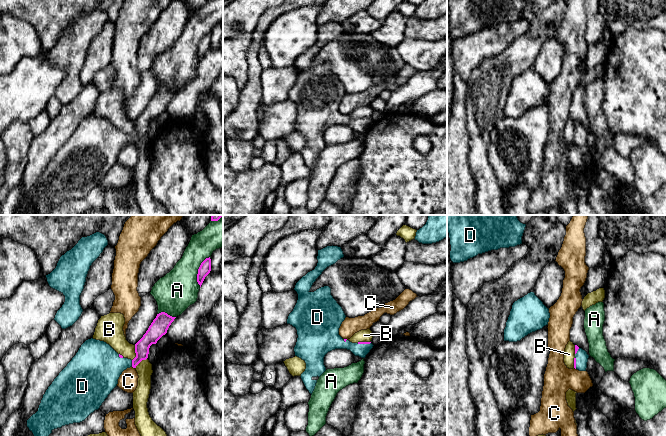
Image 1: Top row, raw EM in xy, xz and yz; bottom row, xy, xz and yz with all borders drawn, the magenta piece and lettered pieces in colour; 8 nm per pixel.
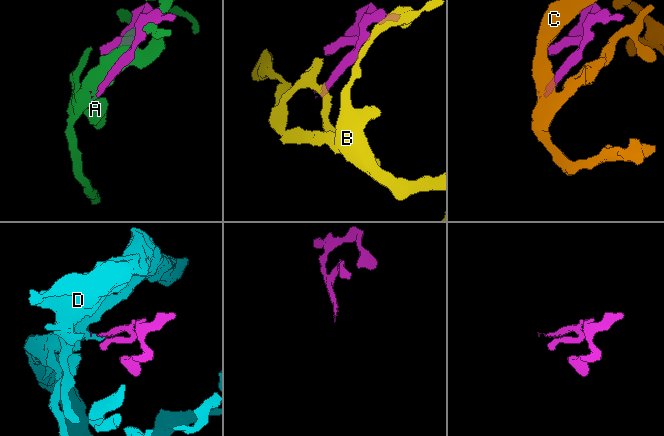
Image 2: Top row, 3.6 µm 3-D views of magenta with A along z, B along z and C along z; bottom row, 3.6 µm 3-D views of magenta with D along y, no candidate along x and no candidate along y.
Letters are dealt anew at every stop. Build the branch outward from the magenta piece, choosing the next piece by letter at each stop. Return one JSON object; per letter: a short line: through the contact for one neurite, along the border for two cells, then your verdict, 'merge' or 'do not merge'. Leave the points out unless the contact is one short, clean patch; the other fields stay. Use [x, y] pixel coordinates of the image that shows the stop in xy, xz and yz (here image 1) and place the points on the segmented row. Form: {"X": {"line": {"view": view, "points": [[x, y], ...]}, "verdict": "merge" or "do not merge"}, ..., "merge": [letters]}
{"A": {"verdict": "do not merge"}, "B": {"line": {"view": "xy", "points": [[135, 345], [135, 357], [132, 360]]}, "verdict": "do not merge"}, "C": {"line": {"view": "xy", "points": [[132, 366], [134, 368]]}, "verdict": "do not merge"}, "D": {"line": {"view": "xy", "points": [[142, 346], [142, 353], [132, 363], [116, 363], [101, 366]]}, "verdict": "merge"}, "merge": ["D"]}

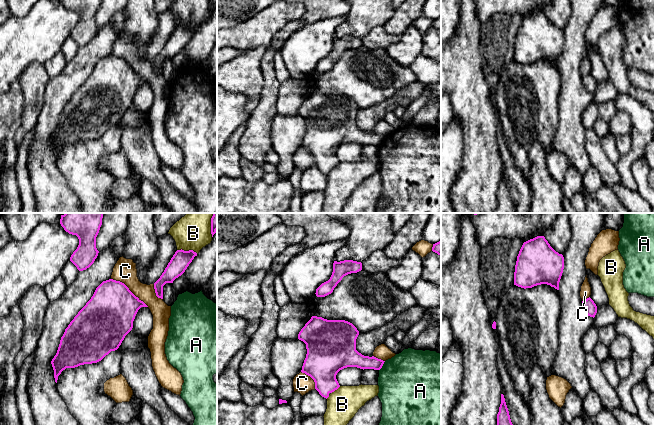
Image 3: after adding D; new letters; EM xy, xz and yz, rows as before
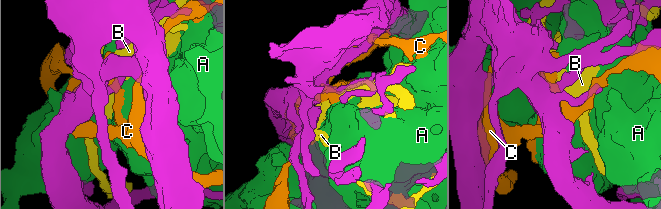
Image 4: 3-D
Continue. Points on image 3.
{"A": {"verdict": "do not merge"}, "B": {"verdict": "do not merge"}, "C": {"verdict": "do not merge"}, "merge": []}

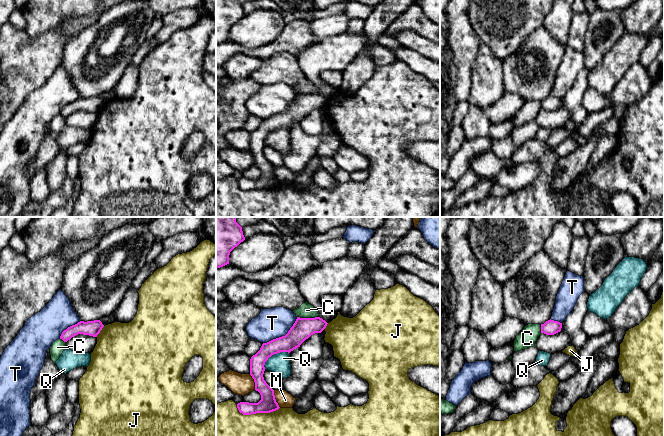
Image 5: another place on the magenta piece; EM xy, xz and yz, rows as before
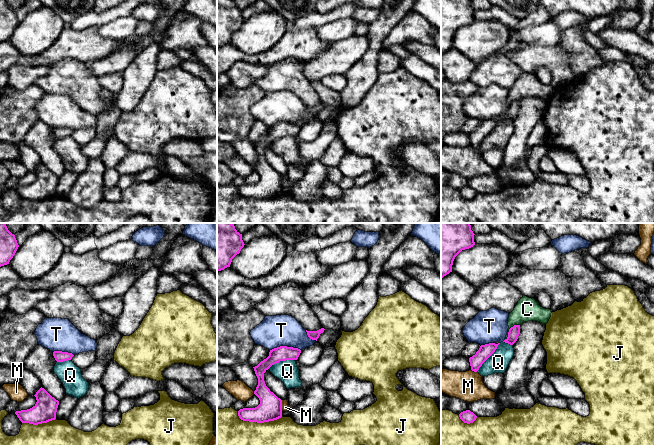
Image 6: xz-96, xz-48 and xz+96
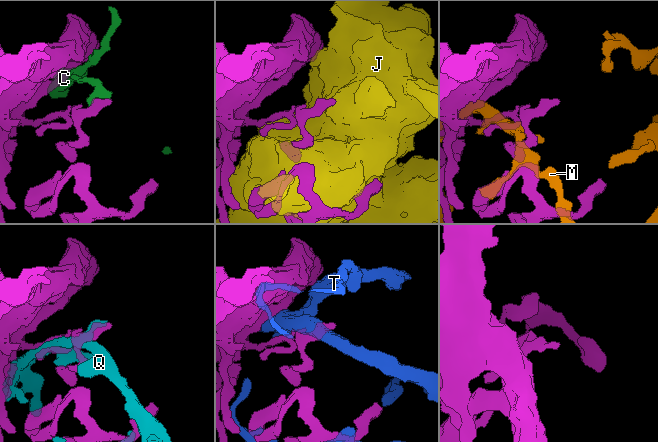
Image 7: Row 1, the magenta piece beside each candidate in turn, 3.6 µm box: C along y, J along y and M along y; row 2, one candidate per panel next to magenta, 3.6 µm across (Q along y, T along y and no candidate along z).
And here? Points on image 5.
{"C": {"verdict": "do not merge"}, "J": {"verdict": "do not merge"}, "M": {"verdict": "do not merge"}, "Q": {"verdict": "do not merge"}, "T": {"verdict": "do not merge"}, "merge": []}

